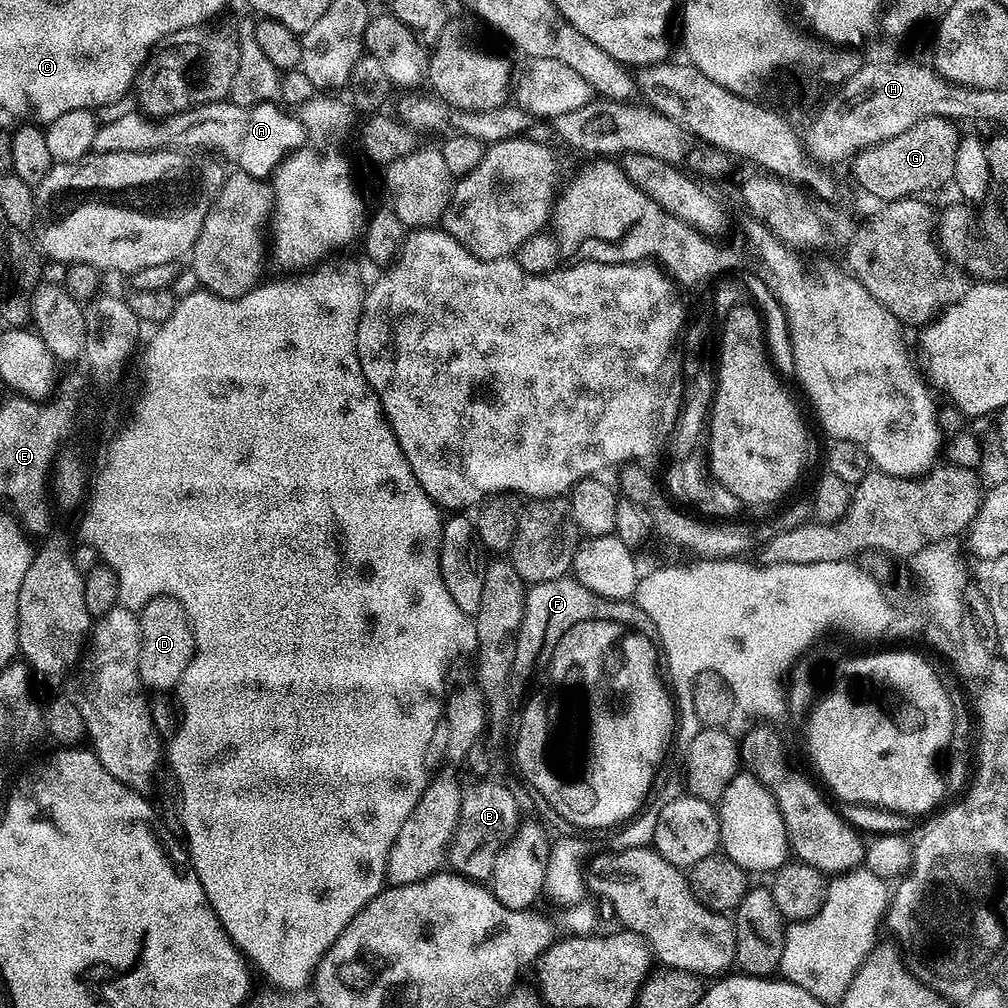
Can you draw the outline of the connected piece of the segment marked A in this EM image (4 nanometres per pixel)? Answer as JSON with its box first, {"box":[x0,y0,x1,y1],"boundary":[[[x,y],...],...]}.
{"box":[92,98,307,180],"boundary":[[[225,98],[163,118],[153,118],[139,110],[109,124],[101,123],[94,134],[92,151],[150,152],[201,148],[204,152],[232,152],[239,171],[264,180],[291,151],[303,147],[307,141],[307,128],[299,117],[290,116],[278,107],[275,103],[242,107]]]}

